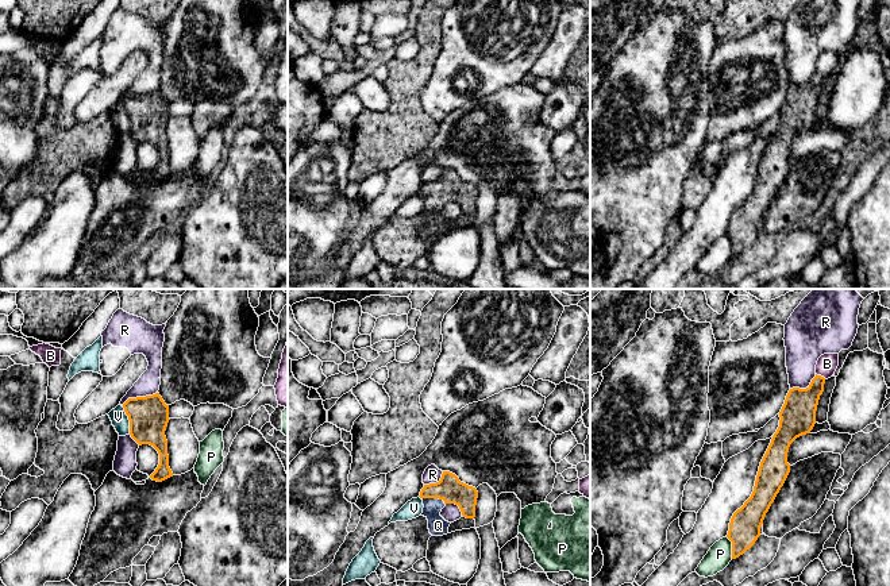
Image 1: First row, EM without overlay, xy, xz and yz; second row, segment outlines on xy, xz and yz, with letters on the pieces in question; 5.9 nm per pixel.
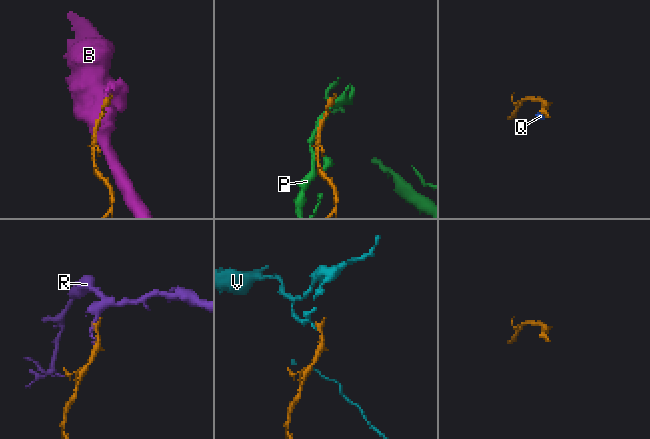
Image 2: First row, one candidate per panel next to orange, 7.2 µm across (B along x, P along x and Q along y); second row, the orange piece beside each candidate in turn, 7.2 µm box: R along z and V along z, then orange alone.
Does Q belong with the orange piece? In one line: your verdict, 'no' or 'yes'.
yes

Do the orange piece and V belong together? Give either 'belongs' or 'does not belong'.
does not belong

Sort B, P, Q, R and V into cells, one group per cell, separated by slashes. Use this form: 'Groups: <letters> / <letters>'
Groups: B / P / Q / R / V

